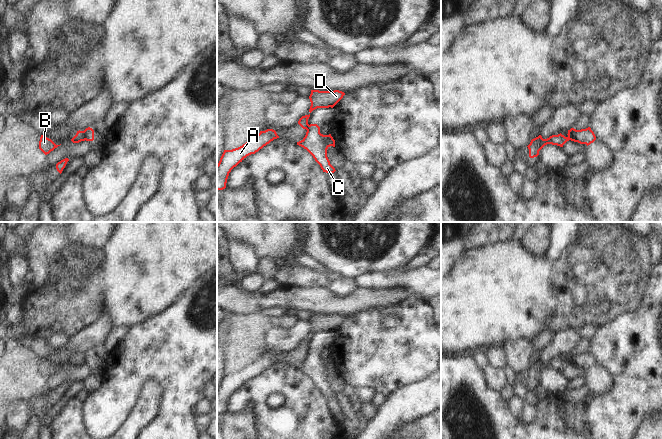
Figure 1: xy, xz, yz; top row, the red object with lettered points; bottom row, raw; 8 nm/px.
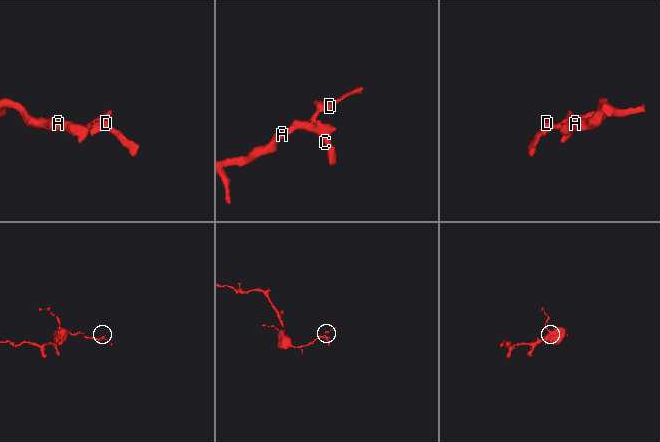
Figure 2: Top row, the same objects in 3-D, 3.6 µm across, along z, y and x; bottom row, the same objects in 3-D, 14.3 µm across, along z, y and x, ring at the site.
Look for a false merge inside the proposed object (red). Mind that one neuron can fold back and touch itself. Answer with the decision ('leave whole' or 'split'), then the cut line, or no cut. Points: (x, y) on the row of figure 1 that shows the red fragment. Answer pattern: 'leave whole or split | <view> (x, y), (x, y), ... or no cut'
split | xy (83, 131), (85, 139)

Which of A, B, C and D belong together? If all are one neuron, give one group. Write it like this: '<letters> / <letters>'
A B C / D

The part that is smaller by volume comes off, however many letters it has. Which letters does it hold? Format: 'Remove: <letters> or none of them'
Remove: D

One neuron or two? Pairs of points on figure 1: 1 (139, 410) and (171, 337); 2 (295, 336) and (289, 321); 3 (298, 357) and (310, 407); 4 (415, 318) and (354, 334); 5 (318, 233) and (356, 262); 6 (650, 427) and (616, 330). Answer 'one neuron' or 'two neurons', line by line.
1: two neurons
2: two neurons
3: two neurons
4: one neuron
5: one neuron
6: two neurons

